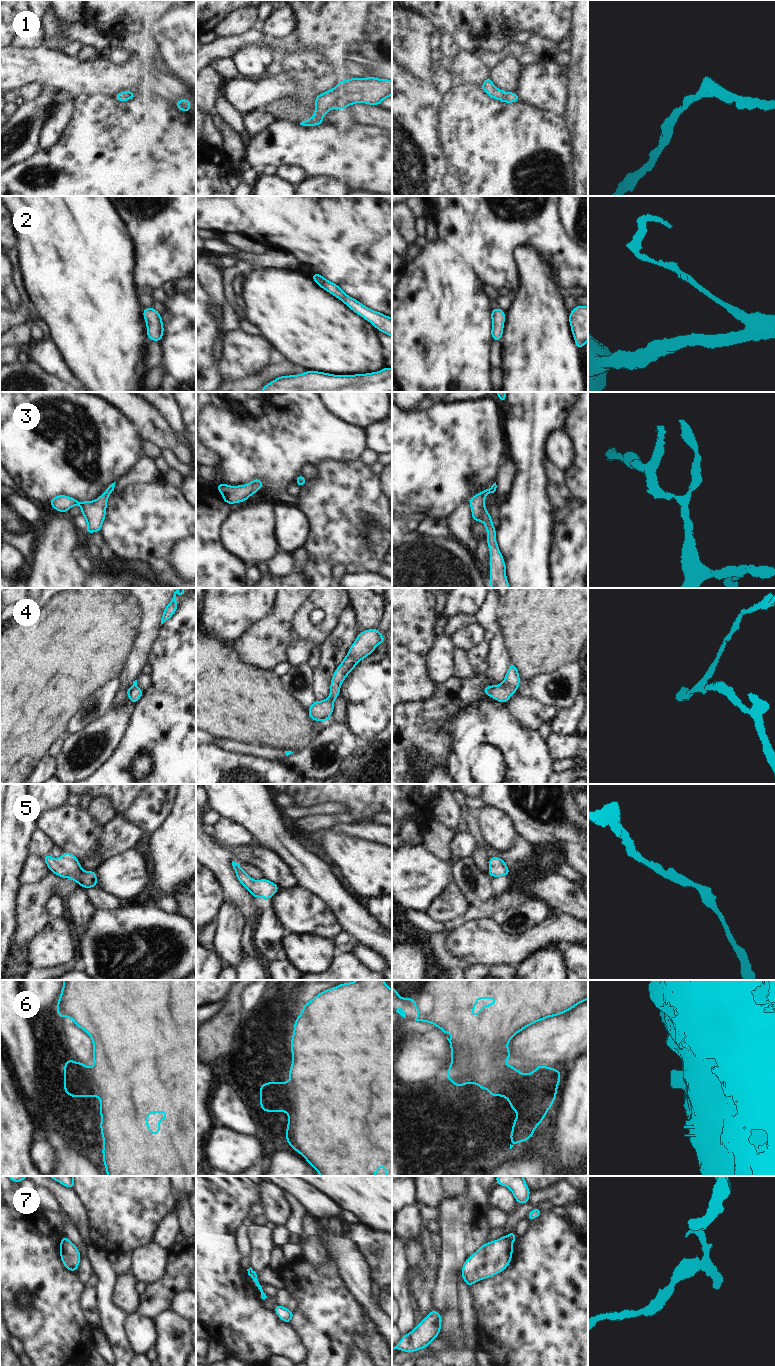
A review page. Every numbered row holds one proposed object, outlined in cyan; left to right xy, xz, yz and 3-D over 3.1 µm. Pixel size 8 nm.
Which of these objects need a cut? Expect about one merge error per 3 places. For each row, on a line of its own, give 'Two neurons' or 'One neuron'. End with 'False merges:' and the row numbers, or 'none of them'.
1: One neuron
2: One neuron
3: One neuron
4: One neuron
5: One neuron
6: One neuron
7: Two neurons
False merges: 7

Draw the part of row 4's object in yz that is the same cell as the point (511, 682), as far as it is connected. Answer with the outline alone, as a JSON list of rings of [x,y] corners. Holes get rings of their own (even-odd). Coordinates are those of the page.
[[[510,662],[510,666],[505,675],[502,684],[489,685],[482,689],[482,691],[489,697],[494,698],[499,703],[506,703],[509,698],[514,695],[520,685],[520,677],[516,665]]]

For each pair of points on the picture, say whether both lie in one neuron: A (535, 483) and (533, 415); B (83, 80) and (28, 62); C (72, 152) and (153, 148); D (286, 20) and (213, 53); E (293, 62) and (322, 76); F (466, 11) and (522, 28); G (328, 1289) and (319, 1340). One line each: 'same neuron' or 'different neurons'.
A: same neuron
B: same neuron
C: same neuron
D: different neurons
E: same neuron
F: same neuron
G: same neuron

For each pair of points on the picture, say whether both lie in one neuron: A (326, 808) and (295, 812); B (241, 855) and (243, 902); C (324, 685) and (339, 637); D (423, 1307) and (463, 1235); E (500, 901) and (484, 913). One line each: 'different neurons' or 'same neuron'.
A: same neuron
B: different neurons
C: same neuron
D: different neurons
E: same neuron

